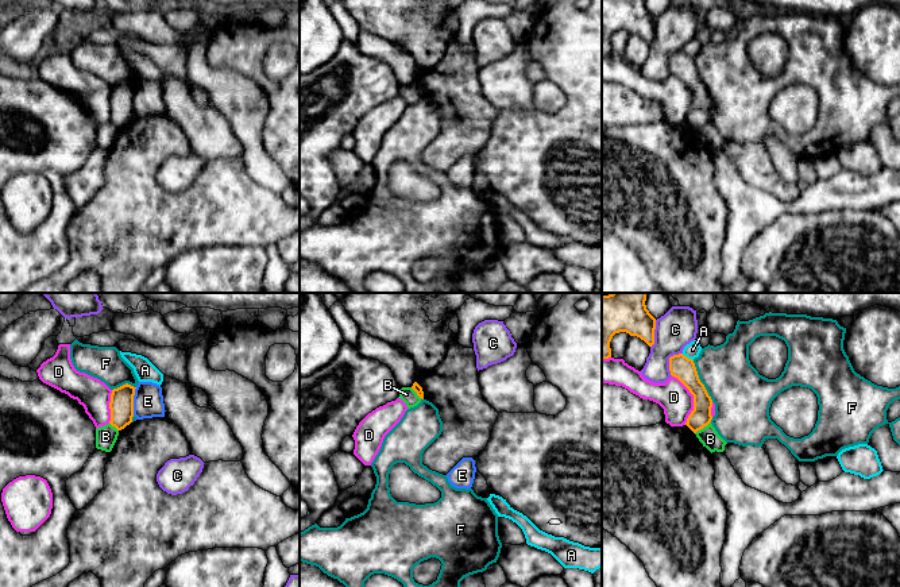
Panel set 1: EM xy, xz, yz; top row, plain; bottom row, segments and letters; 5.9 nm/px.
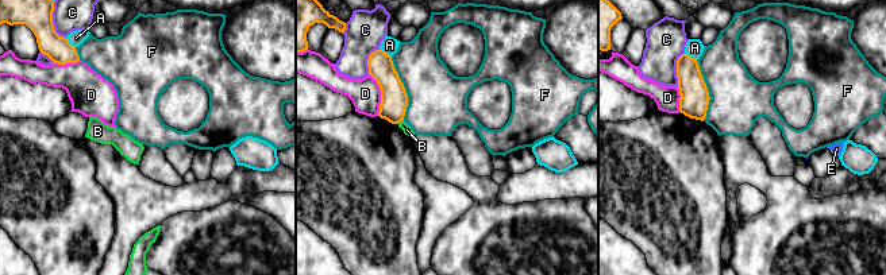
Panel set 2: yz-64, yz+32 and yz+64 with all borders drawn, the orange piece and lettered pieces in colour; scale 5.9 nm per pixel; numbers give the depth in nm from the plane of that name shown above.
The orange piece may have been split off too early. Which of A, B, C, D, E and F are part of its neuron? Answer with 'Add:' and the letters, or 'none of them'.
Add: none of them

